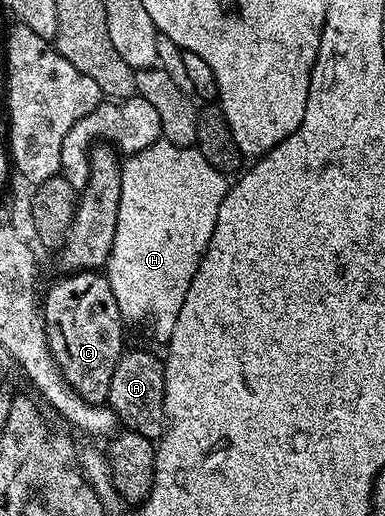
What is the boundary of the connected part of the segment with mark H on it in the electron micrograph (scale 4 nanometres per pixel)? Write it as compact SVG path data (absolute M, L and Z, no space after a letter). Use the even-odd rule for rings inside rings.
M167 140L150 144L142 152L131 155L121 165L120 175L122 192L118 200L118 224L114 228L114 244L106 263L110 292L114 292L114 300L118 300L125 323L145 322L160 344L166 344L174 332L178 312L182 312L186 292L210 244L210 236L214 236L218 208L222 208L222 200L228 195L230 182L200 155L199 150L175 146Z

